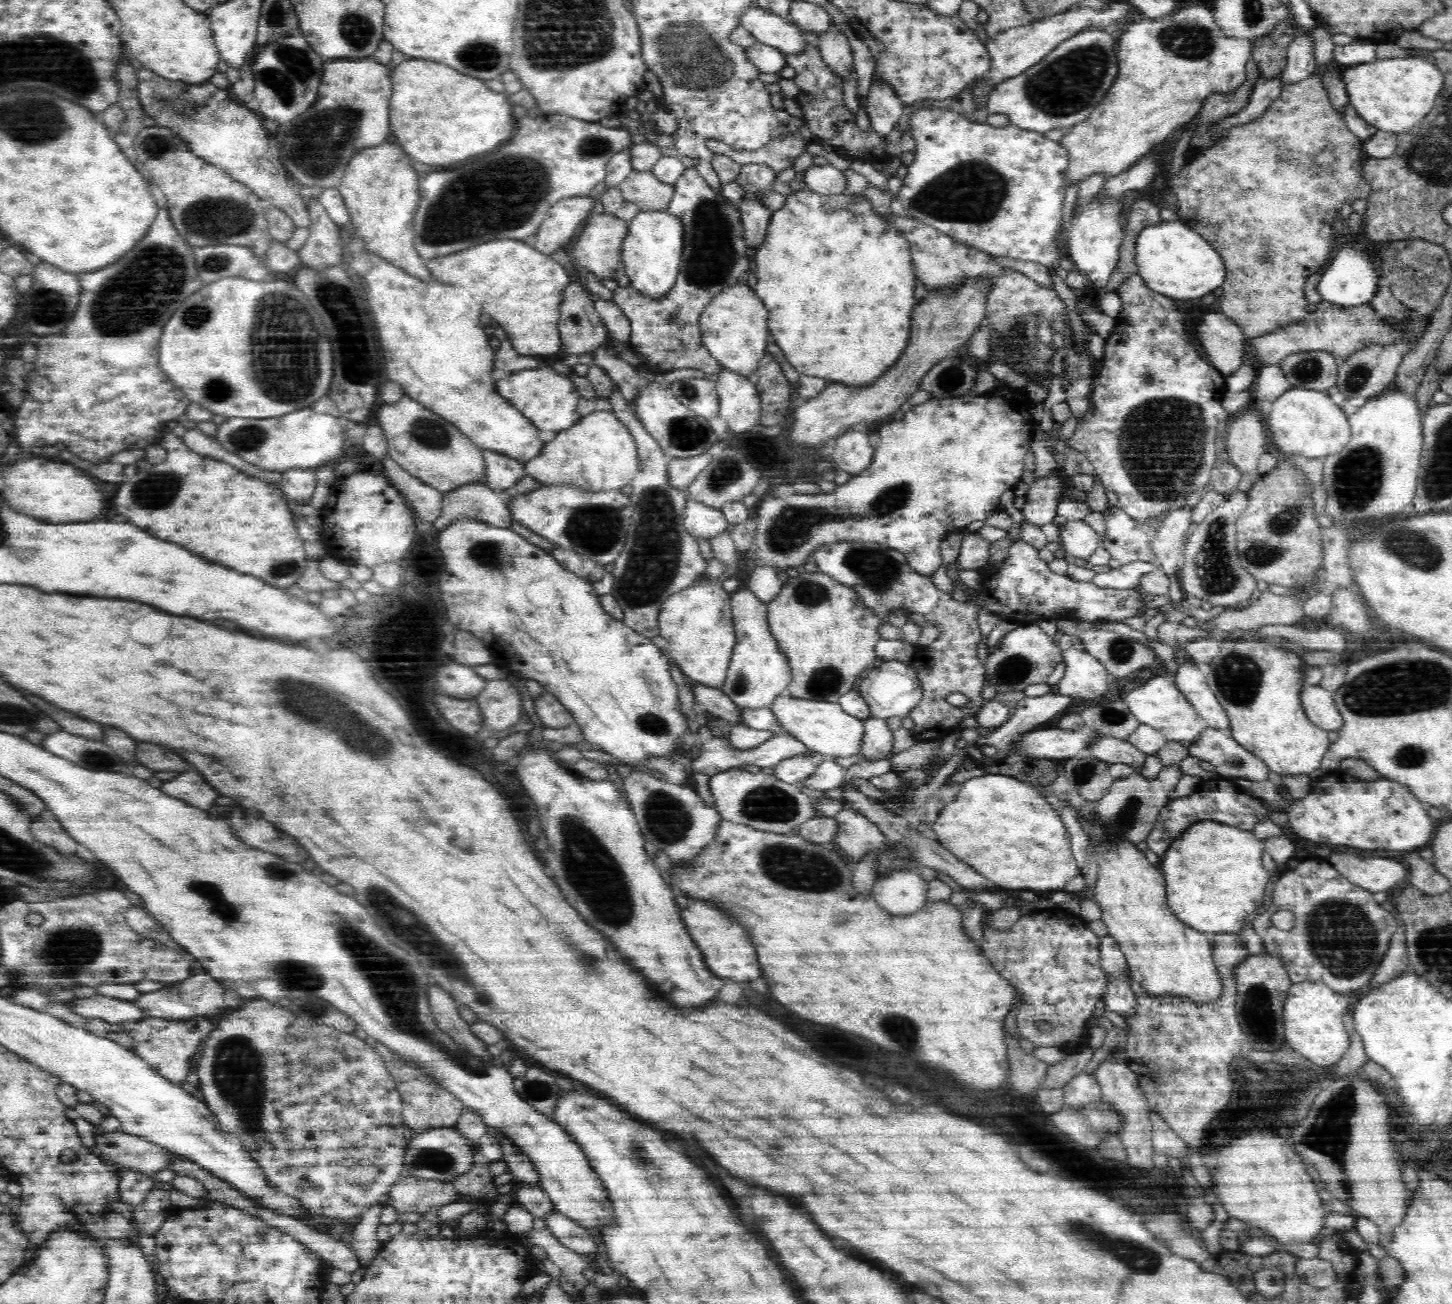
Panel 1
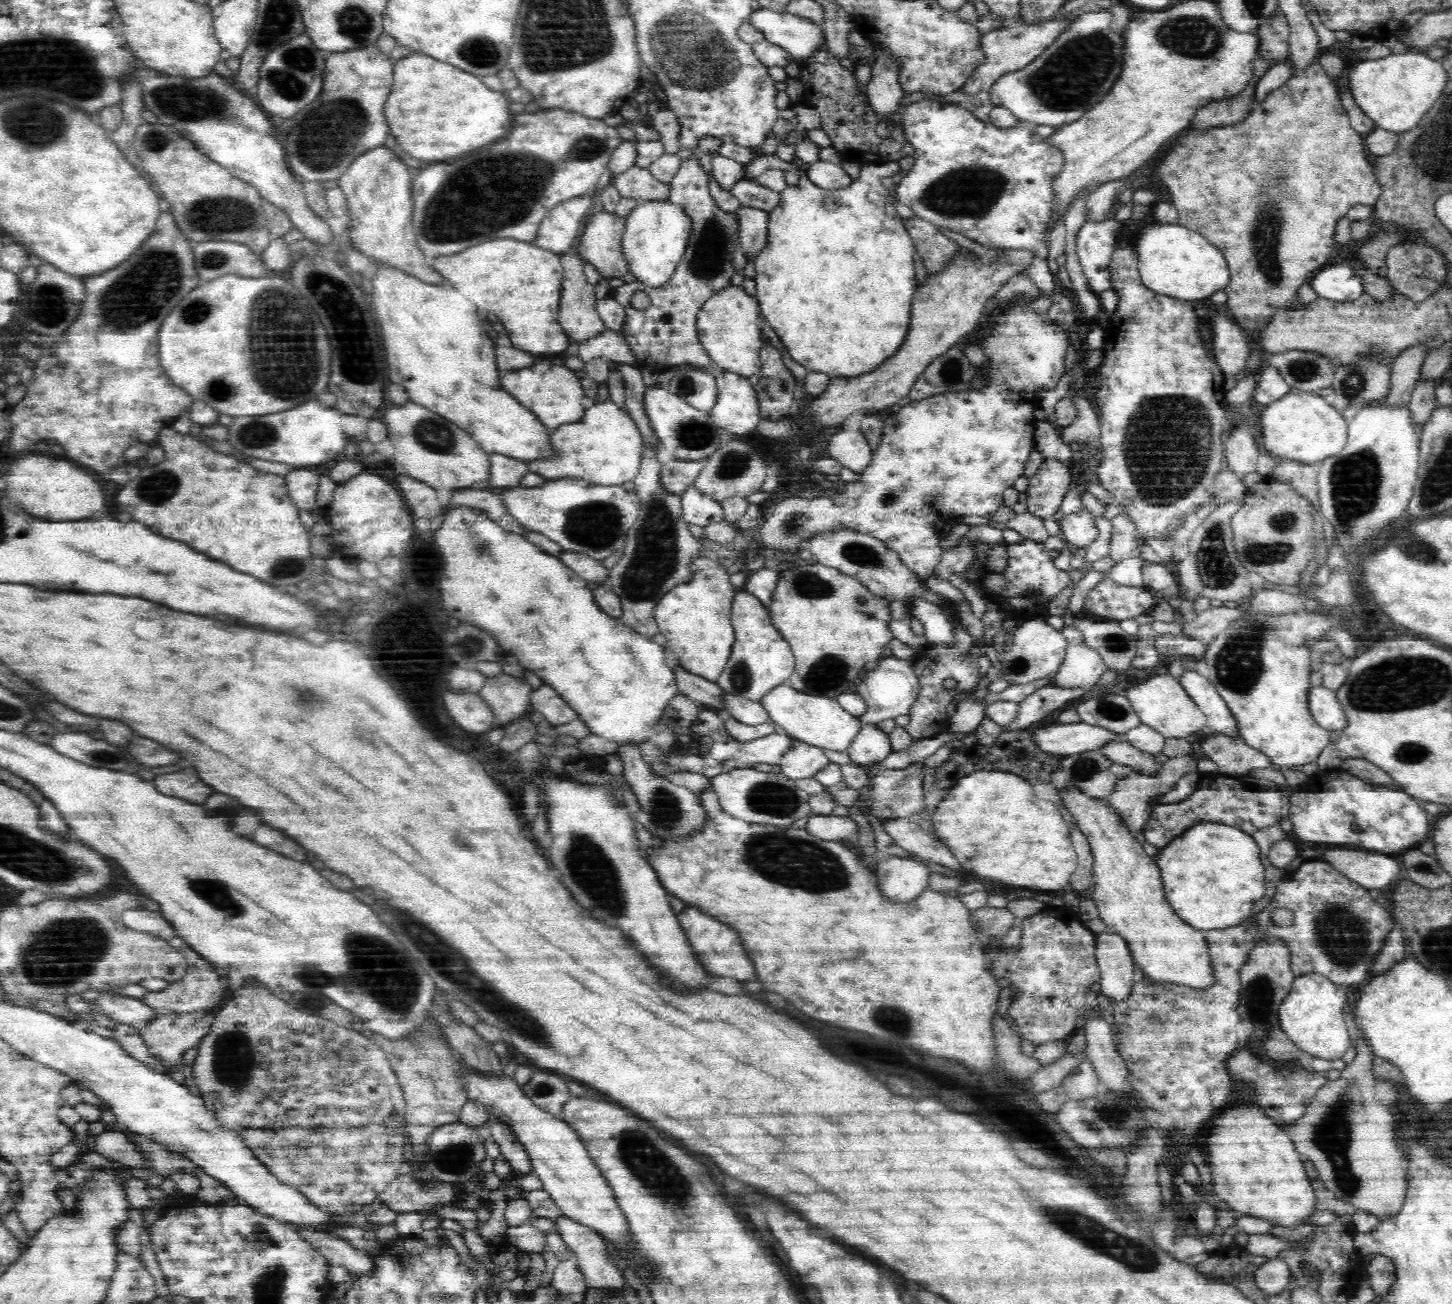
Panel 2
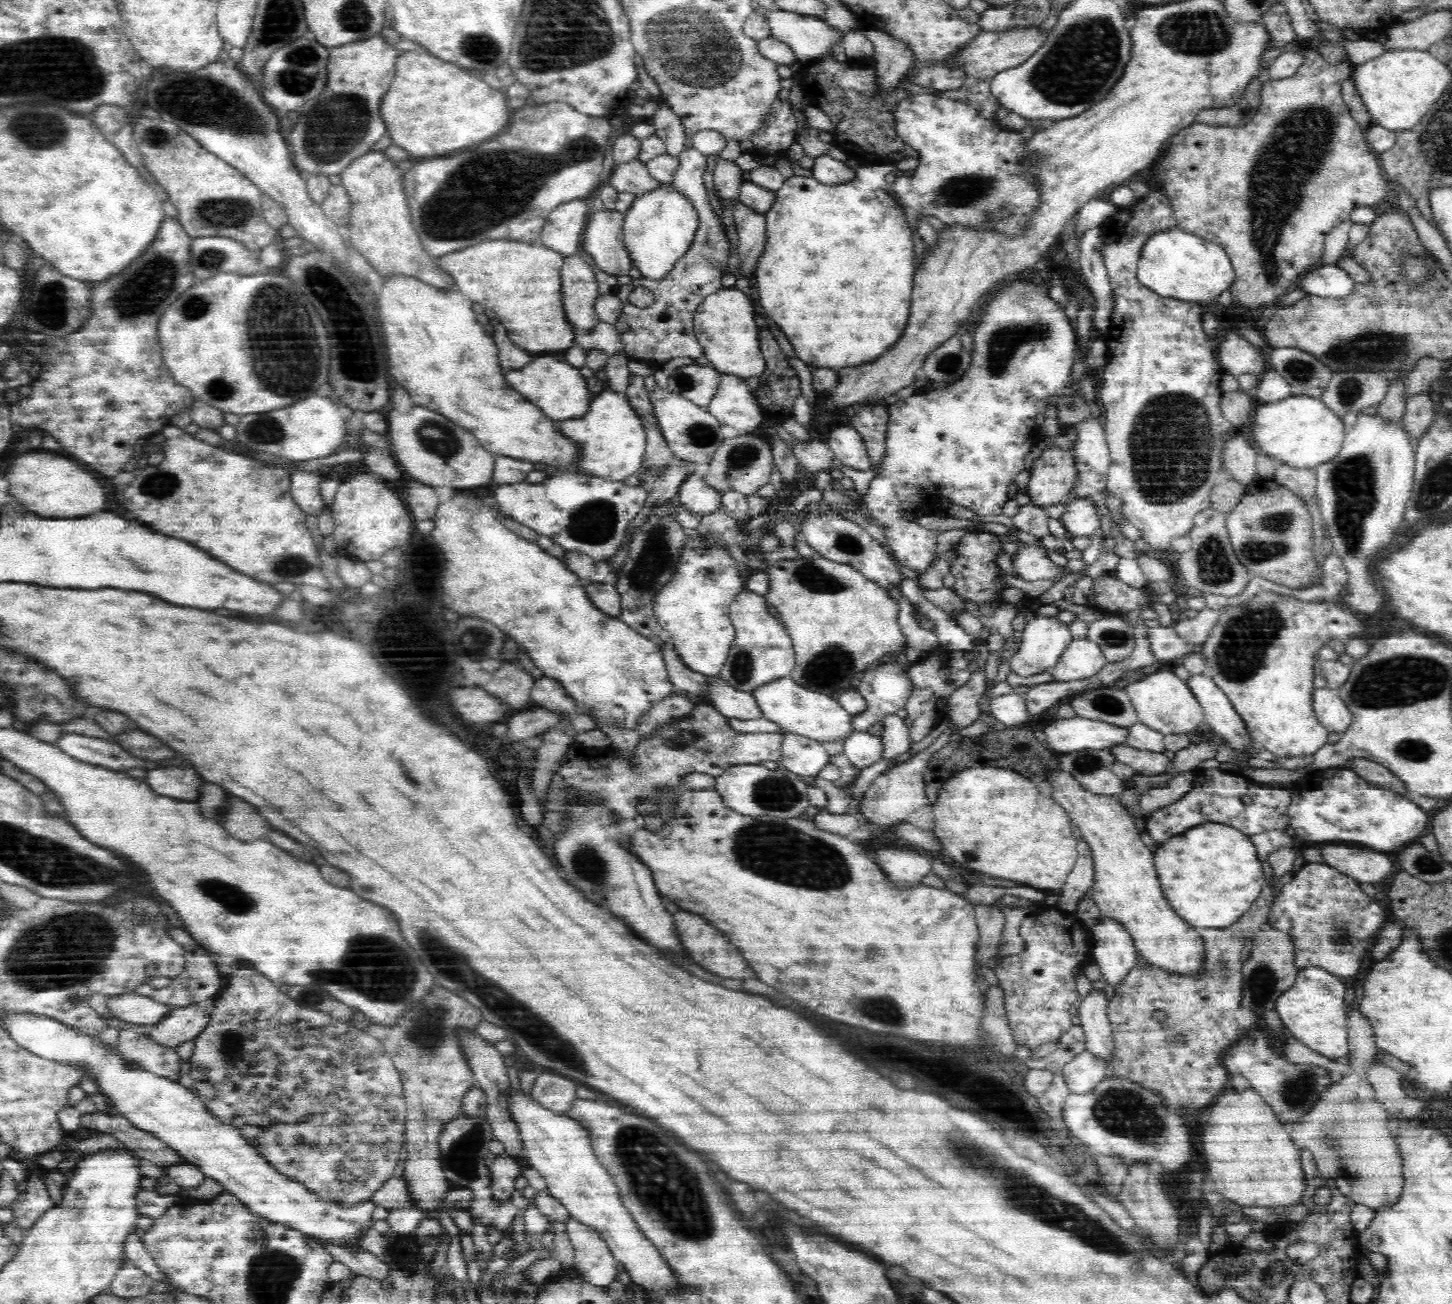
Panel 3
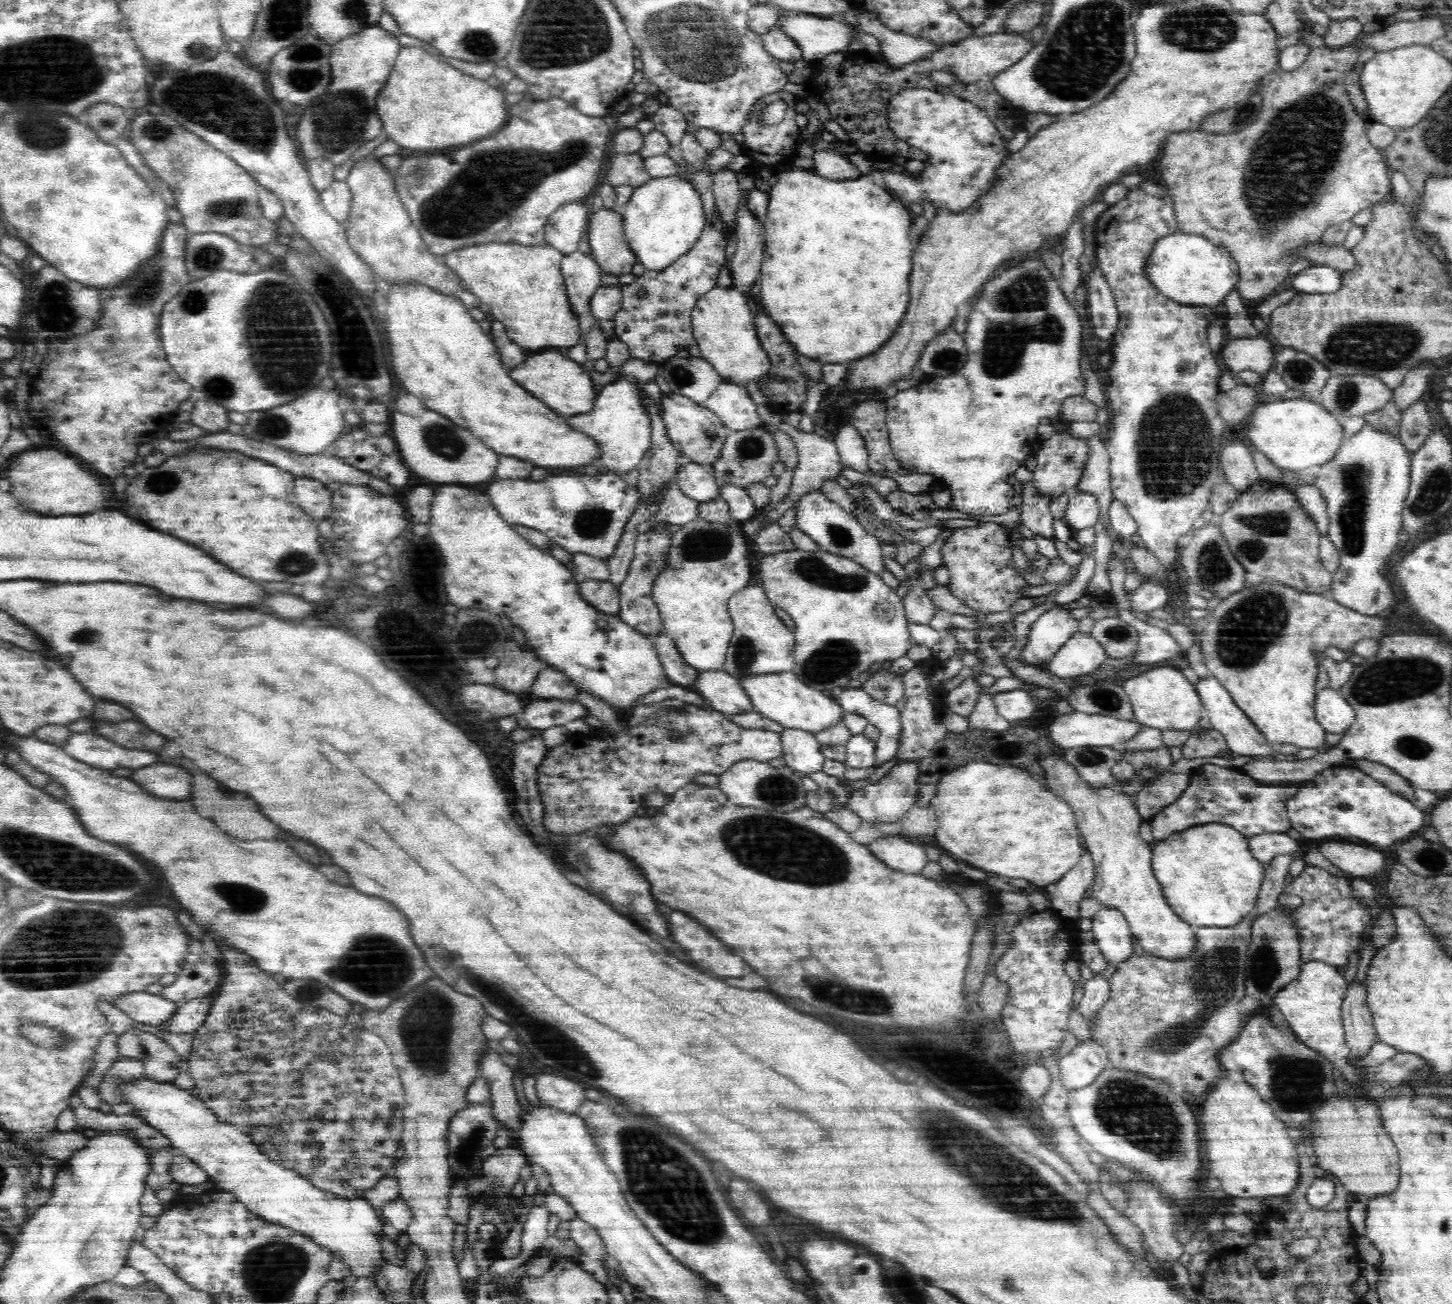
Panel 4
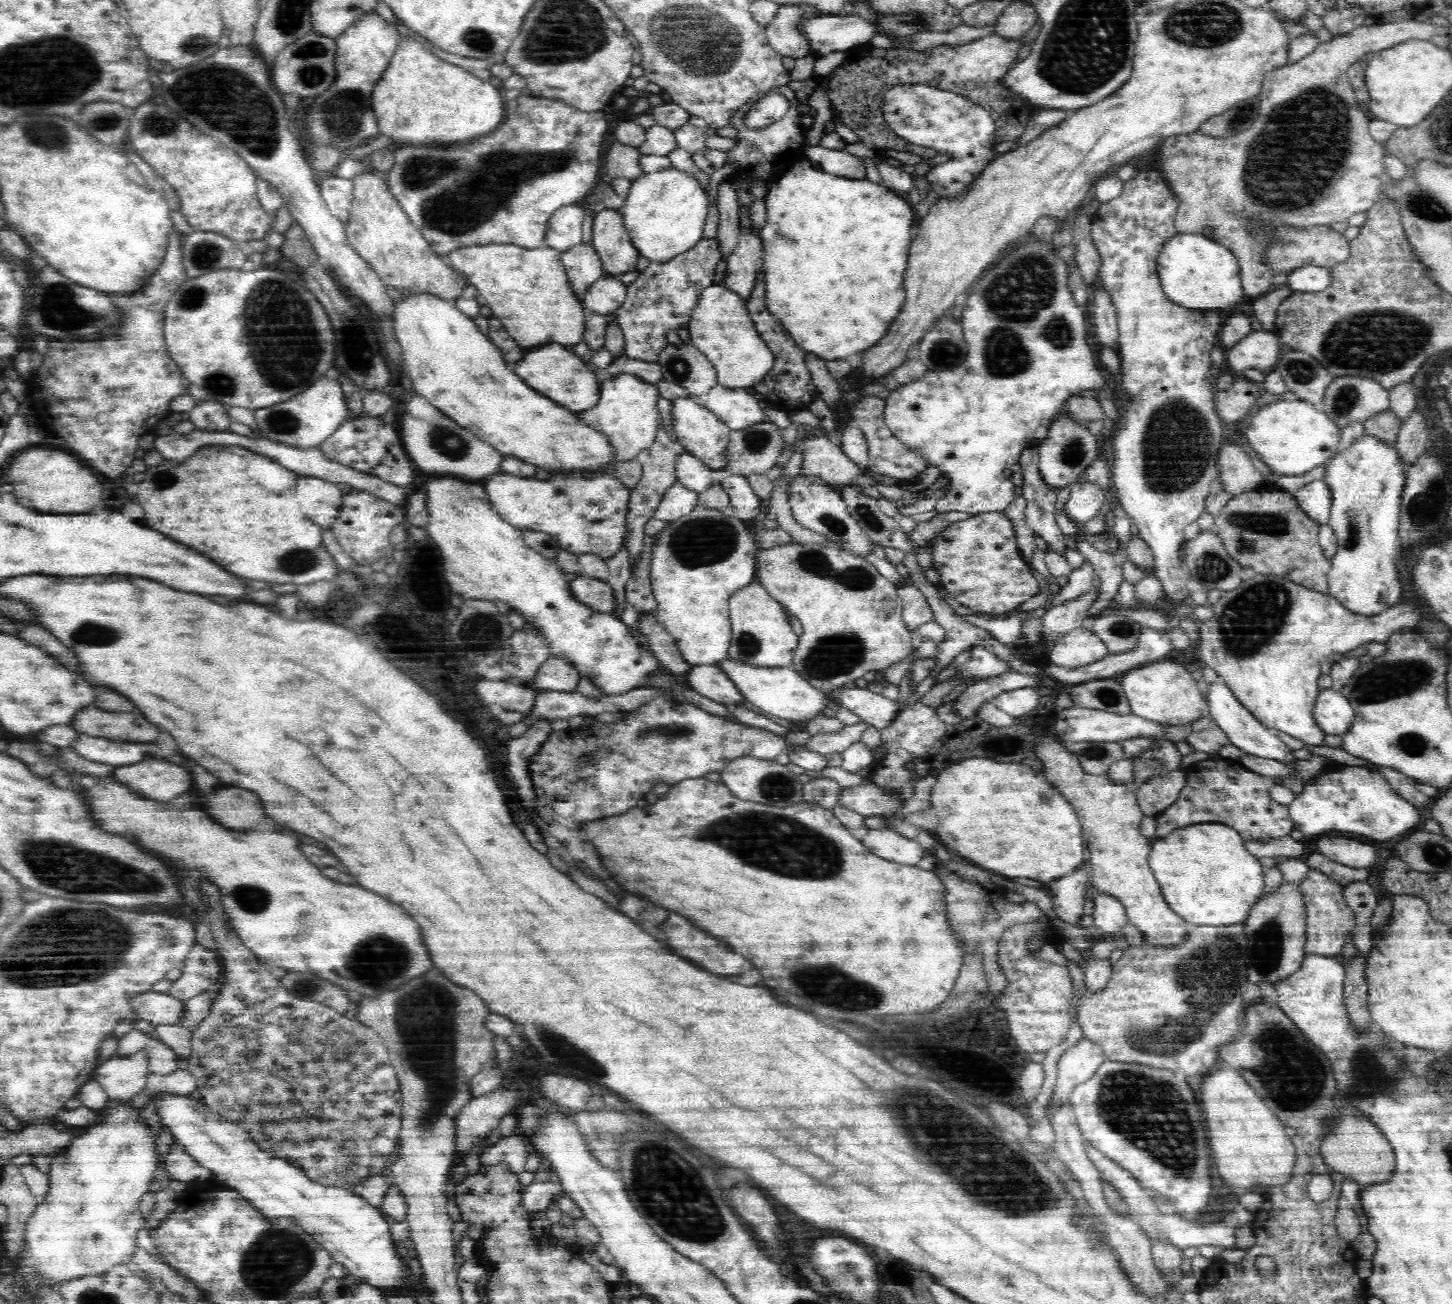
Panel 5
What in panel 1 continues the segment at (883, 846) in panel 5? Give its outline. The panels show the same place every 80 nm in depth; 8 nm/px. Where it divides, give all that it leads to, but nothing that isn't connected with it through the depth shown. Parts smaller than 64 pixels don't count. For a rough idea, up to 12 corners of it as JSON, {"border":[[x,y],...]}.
{"border":[[911,867],[876,879],[872,894],[892,915],[924,906],[928,882]]}

